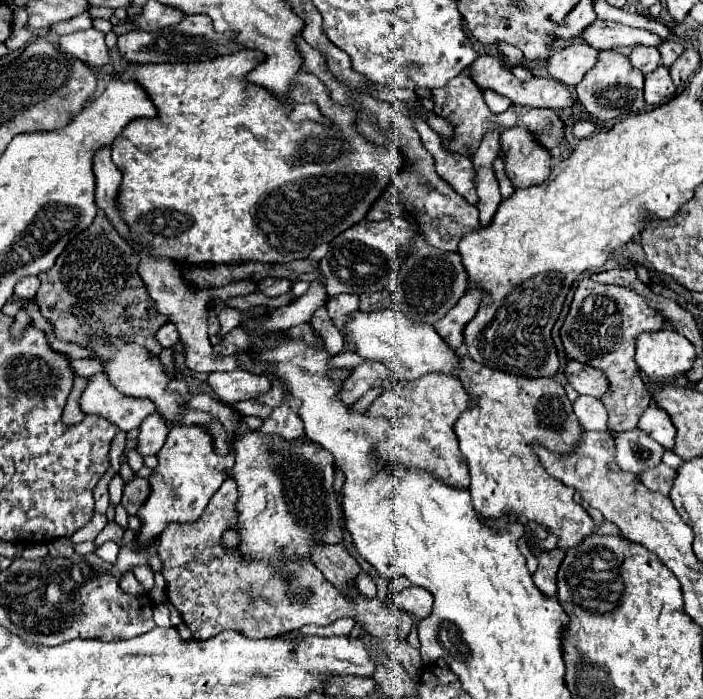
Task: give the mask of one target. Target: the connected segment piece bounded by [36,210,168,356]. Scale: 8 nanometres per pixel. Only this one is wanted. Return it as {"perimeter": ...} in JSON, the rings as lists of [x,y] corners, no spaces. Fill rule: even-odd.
{"perimeter":[[[98,210],[92,226],[70,240],[54,268],[38,274],[42,284],[36,294],[36,304],[42,316],[54,326],[56,336],[76,344],[84,344],[88,332],[122,336],[128,342],[146,346],[154,356],[158,356],[162,346],[156,342],[154,334],[168,320],[158,314],[148,296],[136,270],[138,262],[140,258],[120,238],[106,214]]]}

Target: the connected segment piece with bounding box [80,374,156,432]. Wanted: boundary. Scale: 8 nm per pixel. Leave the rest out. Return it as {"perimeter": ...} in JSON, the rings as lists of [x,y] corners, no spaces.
{"perimeter":[[[102,374],[88,378],[88,386],[80,396],[80,408],[84,414],[96,414],[110,420],[122,432],[138,428],[146,416],[156,412],[156,406],[148,398],[124,396]]]}

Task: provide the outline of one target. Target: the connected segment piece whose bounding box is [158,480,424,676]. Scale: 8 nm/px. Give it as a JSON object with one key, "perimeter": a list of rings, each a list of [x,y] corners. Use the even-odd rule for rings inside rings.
{"perimeter":[[[224,480],[198,522],[184,526],[170,524],[160,536],[158,554],[164,562],[162,576],[166,578],[166,596],[198,640],[206,640],[224,630],[240,632],[246,638],[280,636],[306,624],[326,626],[338,618],[350,616],[358,618],[358,622],[362,622],[364,628],[372,632],[372,636],[382,636],[390,650],[398,648],[398,662],[402,664],[402,668],[410,676],[420,676],[424,668],[420,652],[406,642],[412,628],[412,616],[408,612],[386,606],[378,598],[366,600],[356,590],[346,598],[346,594],[338,592],[310,562],[294,562],[290,566],[290,570],[294,572],[292,584],[312,590],[312,596],[304,604],[294,602],[286,592],[286,582],[282,582],[282,576],[272,570],[270,562],[244,560],[240,554],[236,556],[234,548],[222,548],[220,536],[224,528],[230,528],[228,524],[232,524],[232,520],[236,518],[236,498],[236,482]]]}

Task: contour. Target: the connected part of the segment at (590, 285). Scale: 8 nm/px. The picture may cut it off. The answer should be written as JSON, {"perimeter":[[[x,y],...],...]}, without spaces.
{"perimeter":[[[590,278],[580,280],[576,286],[570,312],[560,330],[560,338],[568,358],[590,364],[592,368],[600,368],[610,380],[610,392],[606,392],[602,404],[608,410],[608,426],[616,432],[636,428],[638,418],[650,406],[650,394],[644,388],[640,368],[634,360],[634,350],[640,332],[660,330],[662,326],[662,314],[652,310],[642,296],[628,288],[598,284]]]}

